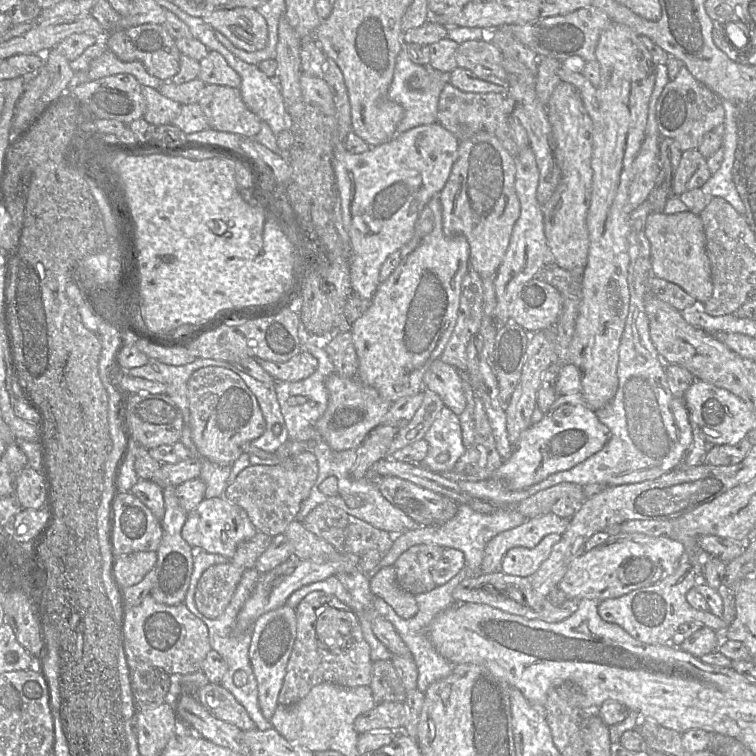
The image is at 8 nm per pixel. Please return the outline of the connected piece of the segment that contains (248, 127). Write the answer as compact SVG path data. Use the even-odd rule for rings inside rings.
M206 85L197 103L210 128L249 138L260 130L261 120L246 106L239 88Z

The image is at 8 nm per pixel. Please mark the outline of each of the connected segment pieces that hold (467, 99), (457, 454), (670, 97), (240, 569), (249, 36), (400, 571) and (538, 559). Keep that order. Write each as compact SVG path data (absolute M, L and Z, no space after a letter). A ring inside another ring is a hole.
M448 82L439 97L437 122L451 132L459 142L471 138L480 131L486 131L497 137L503 147L516 157L518 151L508 125L508 115L513 110L514 101L504 94L463 92Z
M446 406L441 409L423 439L428 443L428 451L422 466L438 474L450 471L467 449L462 442L459 418ZM441 452L448 452L446 462L436 459Z
M684 65L677 76L666 84L656 104L660 137L673 139L682 152L697 149L703 136L716 126L724 124L724 120L722 99L695 79Z
M258 531L255 536L237 546L234 556L228 562L210 566L204 571L196 587L195 603L205 617L215 619L223 614L233 597L242 574L246 569L255 567L257 559L266 551L271 541L270 535Z
M254 8L216 10L202 19L212 29L223 34L235 47L246 52L262 50L267 44L266 20Z
M419 544L403 552L393 564L398 585L413 595L434 589L432 569L443 551L435 544Z
M548 534L534 548L513 547L504 555L501 571L508 575L529 577L547 560L553 546L561 539L560 534Z

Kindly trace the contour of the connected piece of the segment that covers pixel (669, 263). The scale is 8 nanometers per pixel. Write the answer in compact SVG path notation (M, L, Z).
M690 211L669 215L651 212L646 219L645 234L650 242L652 275L678 285L699 305L708 301L713 294L713 283L700 216Z

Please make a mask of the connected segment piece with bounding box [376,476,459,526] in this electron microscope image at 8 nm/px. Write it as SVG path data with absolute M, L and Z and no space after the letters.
M384 476L376 483L383 497L419 526L443 525L458 511L459 505L452 499L408 480Z

